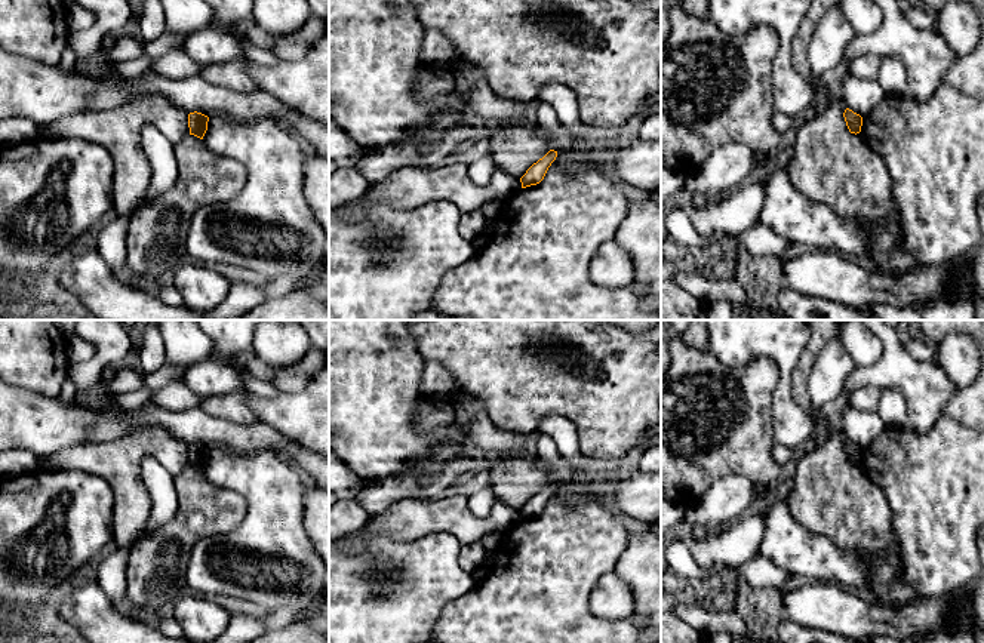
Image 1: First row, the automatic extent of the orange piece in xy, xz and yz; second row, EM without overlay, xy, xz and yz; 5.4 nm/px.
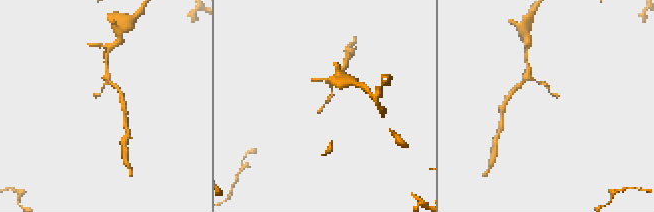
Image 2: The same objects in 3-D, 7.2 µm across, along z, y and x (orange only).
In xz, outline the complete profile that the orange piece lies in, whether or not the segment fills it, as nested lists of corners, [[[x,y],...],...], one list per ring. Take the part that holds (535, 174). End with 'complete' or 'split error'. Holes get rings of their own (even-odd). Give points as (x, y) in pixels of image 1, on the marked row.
[[[550,150],[542,159],[533,163],[526,173],[520,178],[522,188],[539,184],[551,163],[556,160],[557,151]]]; complete

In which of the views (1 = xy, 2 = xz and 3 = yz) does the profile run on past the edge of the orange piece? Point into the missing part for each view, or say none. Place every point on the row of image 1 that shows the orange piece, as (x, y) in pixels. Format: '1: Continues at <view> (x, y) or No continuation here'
1: No continuation here
2: No continuation here
3: No continuation here

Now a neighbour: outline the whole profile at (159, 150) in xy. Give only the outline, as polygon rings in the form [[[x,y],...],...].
[[[147,124],[142,129],[141,142],[151,167],[151,181],[138,206],[172,188],[178,176],[176,157],[173,154],[175,142],[153,124]]]

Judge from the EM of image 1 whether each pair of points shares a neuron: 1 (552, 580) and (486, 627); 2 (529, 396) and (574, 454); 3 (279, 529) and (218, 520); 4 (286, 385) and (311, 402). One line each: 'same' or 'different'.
1: same
2: different
3: different
4: different

